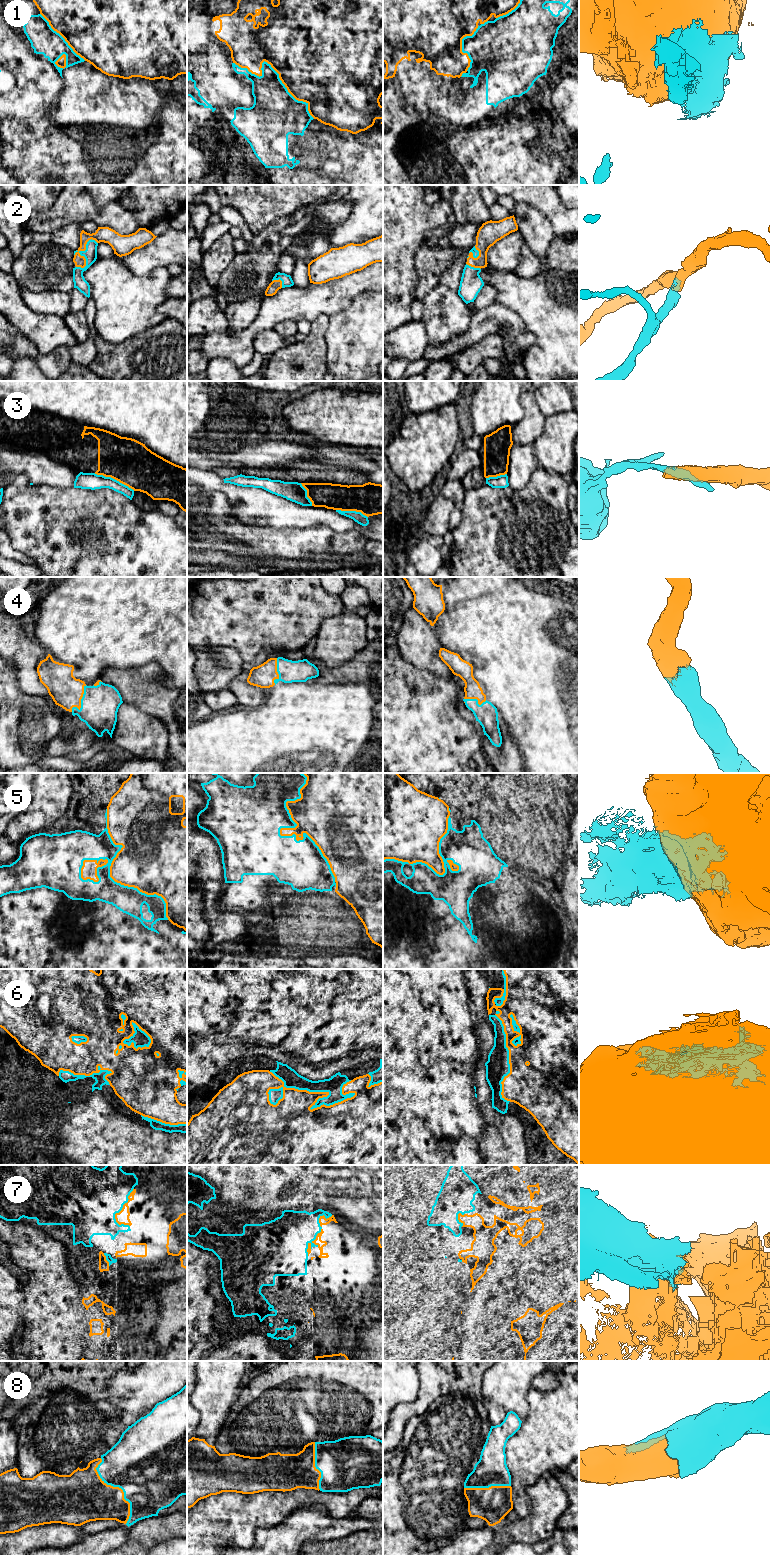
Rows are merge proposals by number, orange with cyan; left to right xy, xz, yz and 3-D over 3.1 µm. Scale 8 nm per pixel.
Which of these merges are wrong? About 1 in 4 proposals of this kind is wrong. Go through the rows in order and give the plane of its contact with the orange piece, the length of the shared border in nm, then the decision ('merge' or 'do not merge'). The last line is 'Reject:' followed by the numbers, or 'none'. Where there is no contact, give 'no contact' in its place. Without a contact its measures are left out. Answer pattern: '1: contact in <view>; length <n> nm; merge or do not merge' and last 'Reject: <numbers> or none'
1: contact in xz; length 800 nm; do not merge
2: contact in xy; length 280 nm; merge
3: contact in xy; length 360 nm; do not merge
4: contact in xy; length 240 nm; merge
5: contact in xz; length 900 nm; do not merge
6: contact in xz; length 700 nm; merge
7: contact in xz; length 380 nm; do not merge
8: contact in xy; length 550 nm; merge
Reject: 1, 3, 5, 7

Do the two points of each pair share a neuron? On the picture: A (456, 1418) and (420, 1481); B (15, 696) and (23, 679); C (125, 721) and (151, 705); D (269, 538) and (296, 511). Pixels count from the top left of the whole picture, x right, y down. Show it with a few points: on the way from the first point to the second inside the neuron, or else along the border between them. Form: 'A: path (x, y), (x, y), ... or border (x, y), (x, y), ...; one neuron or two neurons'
A: path (451, 1434), (437, 1451), (430, 1465); one neuron
B: border (12, 666), (18, 687), (41, 697); two neurons
C: border (123, 702), (135, 704), (162, 723); two neurons
D: border (255, 524), (275, 528), (301, 529); two neurons

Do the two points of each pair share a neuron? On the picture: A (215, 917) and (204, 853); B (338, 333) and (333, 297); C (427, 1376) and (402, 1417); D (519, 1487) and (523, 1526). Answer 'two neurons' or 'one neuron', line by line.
A: one neuron
B: two neurons
C: one neuron
D: two neurons

